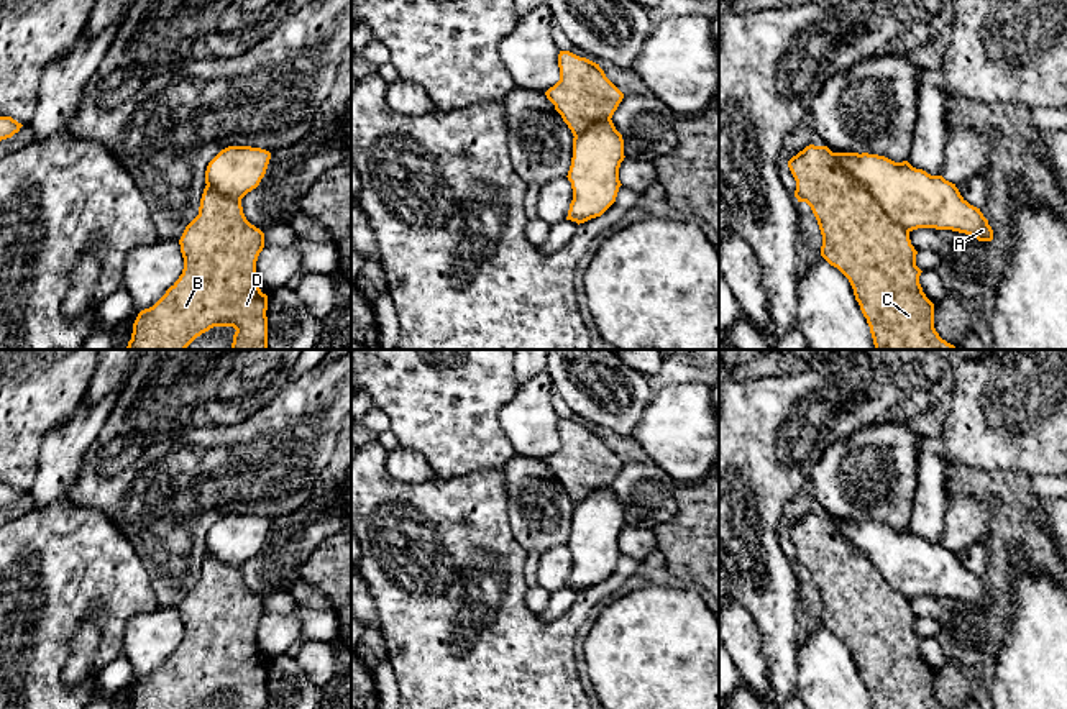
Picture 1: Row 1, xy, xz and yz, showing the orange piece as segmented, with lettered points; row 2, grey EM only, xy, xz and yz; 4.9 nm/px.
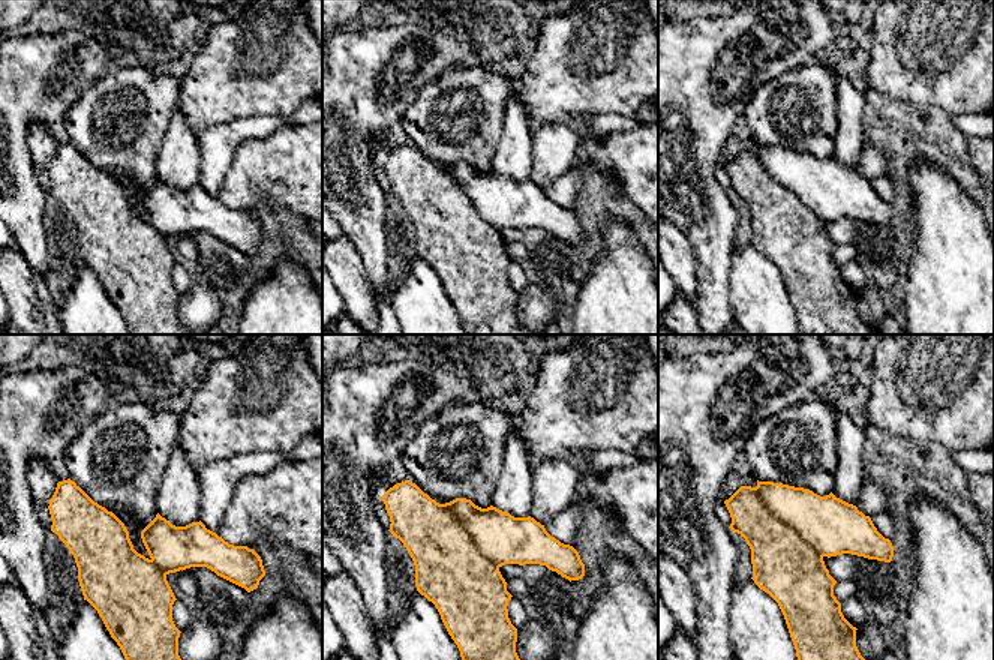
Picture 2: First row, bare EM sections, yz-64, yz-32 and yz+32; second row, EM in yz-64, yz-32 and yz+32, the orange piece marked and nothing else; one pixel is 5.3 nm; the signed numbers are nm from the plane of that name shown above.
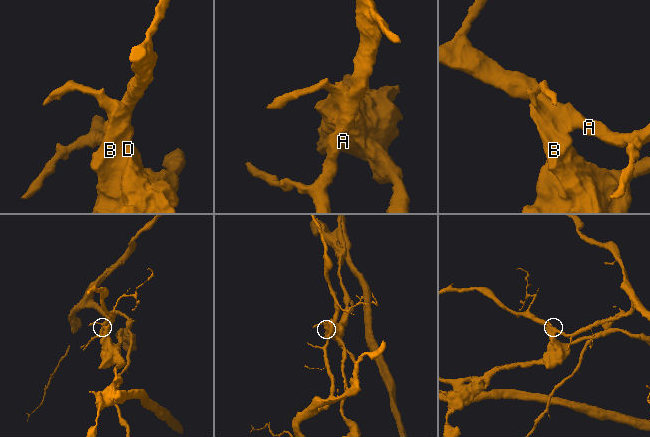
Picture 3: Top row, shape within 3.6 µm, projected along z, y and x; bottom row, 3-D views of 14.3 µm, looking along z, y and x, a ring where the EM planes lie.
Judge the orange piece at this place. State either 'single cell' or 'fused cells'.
fused cells

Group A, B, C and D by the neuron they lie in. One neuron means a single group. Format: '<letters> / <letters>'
A / B C D

